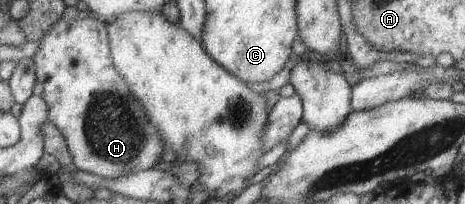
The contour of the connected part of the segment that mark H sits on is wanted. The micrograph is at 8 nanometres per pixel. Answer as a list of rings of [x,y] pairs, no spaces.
[[[94,16],[87,18],[57,18],[38,39],[38,47],[31,59],[34,61],[36,80],[41,83],[41,97],[46,103],[46,119],[63,136],[75,170],[89,172],[102,178],[115,179],[121,176],[148,170],[166,158],[164,141],[149,123],[141,103],[131,97],[128,85],[117,73],[111,61],[108,46],[107,20]]]

